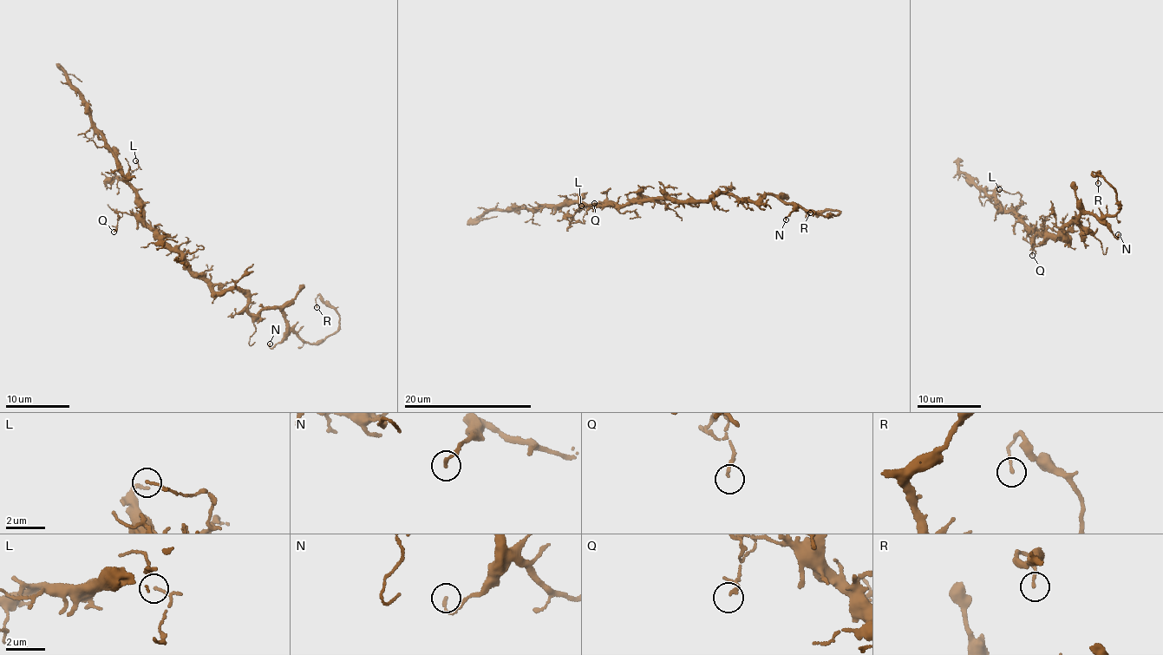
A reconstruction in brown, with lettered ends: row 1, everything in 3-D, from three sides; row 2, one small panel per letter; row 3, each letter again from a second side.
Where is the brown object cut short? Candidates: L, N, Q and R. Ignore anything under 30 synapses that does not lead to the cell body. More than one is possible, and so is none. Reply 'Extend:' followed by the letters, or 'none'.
Extend: none

